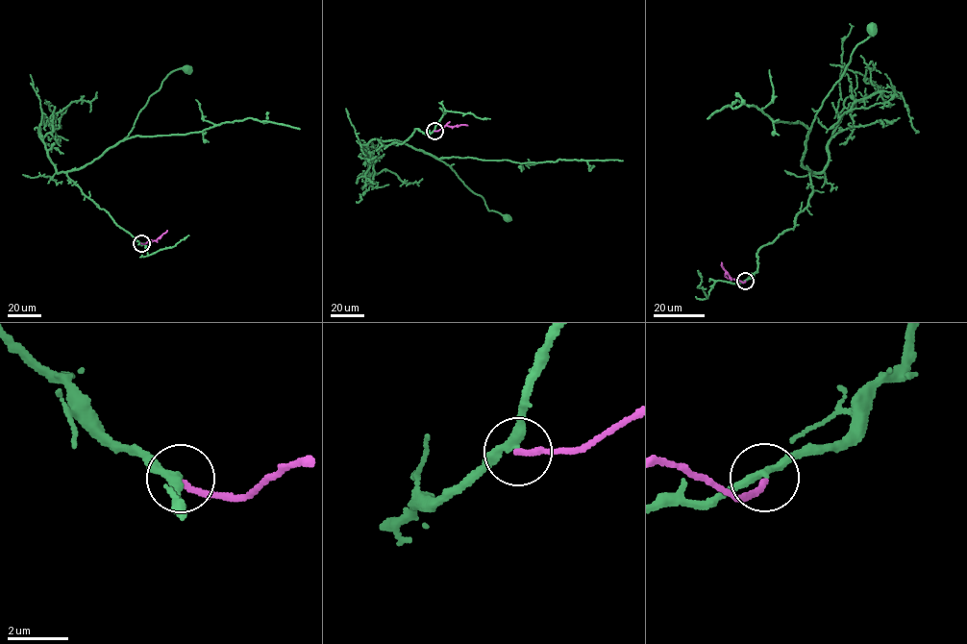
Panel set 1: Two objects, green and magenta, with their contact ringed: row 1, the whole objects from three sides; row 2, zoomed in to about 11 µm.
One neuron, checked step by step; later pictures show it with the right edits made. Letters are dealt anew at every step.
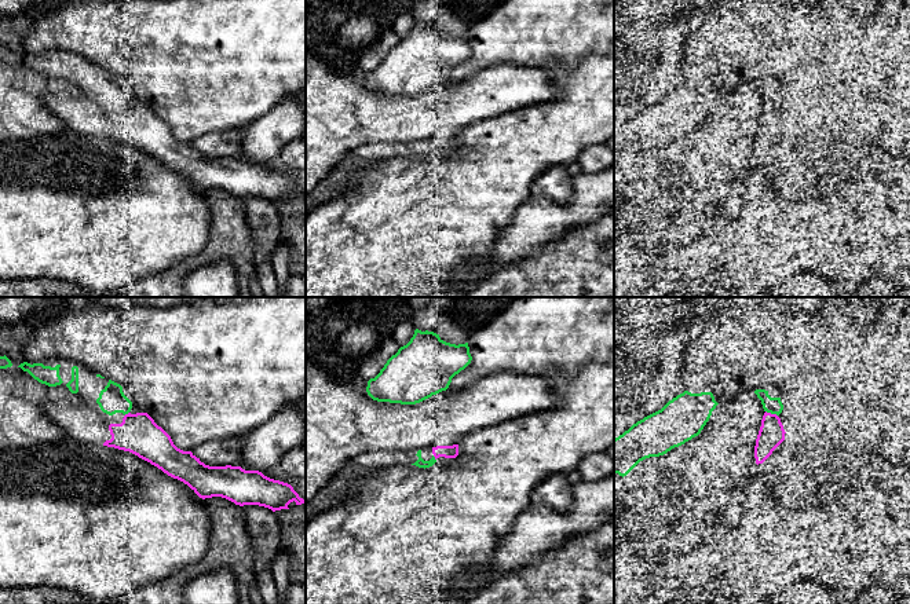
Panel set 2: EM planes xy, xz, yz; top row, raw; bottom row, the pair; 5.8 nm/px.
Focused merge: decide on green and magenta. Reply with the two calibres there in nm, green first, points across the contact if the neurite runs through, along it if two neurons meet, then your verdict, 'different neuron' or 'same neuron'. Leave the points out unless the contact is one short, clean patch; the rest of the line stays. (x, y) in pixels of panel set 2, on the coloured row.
100/150 nm | same neuron

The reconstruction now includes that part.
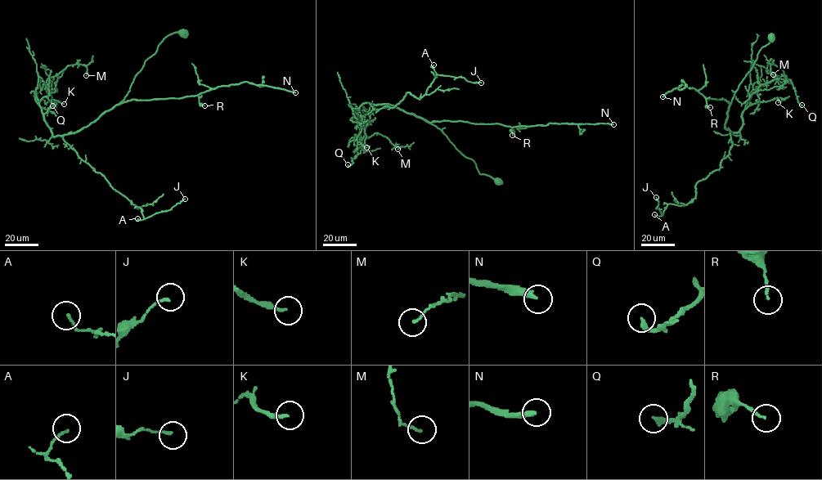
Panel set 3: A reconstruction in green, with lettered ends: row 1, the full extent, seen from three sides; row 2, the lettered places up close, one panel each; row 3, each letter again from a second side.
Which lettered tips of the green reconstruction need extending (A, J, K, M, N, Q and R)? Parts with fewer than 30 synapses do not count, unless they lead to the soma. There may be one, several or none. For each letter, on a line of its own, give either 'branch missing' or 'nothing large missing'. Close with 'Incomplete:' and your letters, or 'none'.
A: nothing large missing
J: nothing large missing
K: branch missing
M: nothing large missing
N: branch missing
Q: nothing large missing
R: nothing large missing
Incomplete: K, N

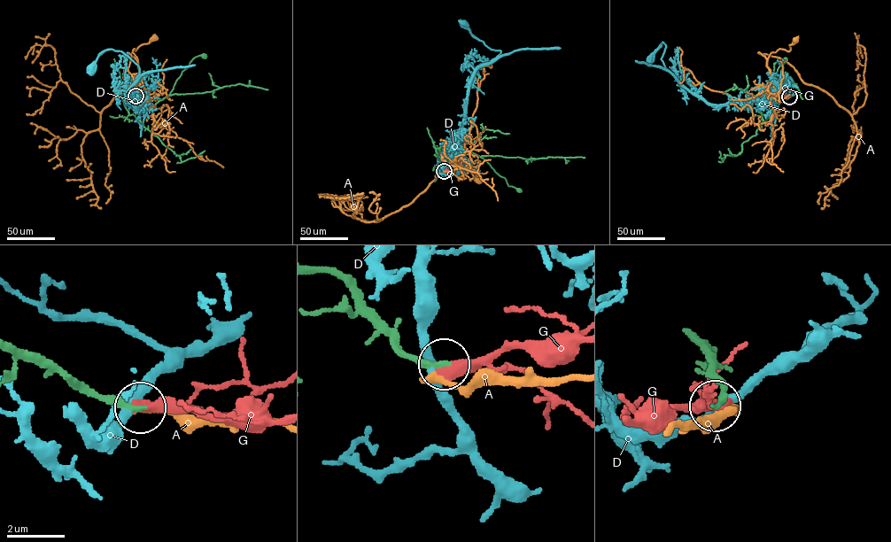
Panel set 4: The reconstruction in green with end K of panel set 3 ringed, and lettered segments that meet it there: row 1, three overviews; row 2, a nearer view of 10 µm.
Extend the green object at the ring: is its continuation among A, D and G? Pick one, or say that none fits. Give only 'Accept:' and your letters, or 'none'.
Accept: G

